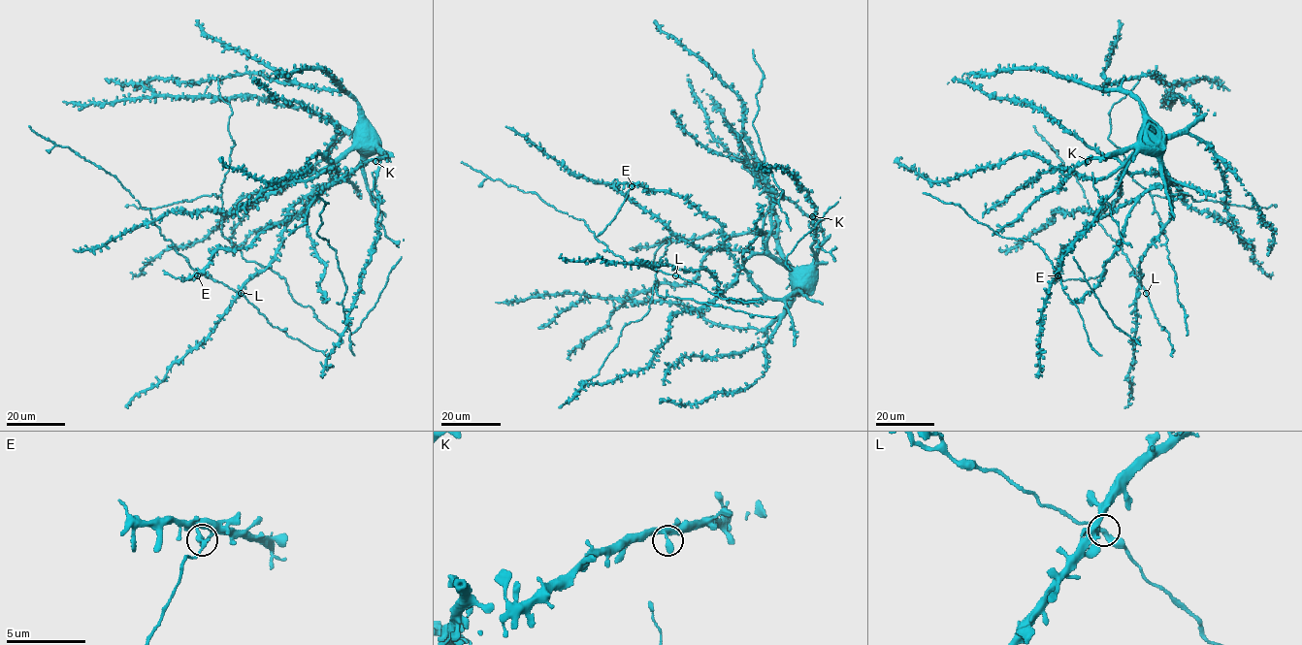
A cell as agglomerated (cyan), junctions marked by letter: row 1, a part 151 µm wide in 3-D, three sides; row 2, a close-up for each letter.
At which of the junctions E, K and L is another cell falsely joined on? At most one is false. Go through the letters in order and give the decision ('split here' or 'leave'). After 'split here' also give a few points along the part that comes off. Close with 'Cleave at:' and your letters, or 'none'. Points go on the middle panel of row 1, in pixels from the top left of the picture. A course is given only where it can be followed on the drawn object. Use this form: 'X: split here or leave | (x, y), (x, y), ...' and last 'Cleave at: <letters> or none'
E: split here | (632, 186), (616, 215), (597, 236)
K: leave
L: leave
Cleave at: E

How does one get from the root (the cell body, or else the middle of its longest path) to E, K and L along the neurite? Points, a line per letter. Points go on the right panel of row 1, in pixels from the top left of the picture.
E: (1145, 138), (1141, 135), (1168, 181), (1081, 230), (1061, 249), (1058, 275)
K: (1145, 138), (1141, 135), (1132, 147), (1088, 161)
L: (1145, 138), (1141, 135), (1168, 177), (1171, 202), (1170, 220), (1140, 263), (1138, 292), (1147, 293)

